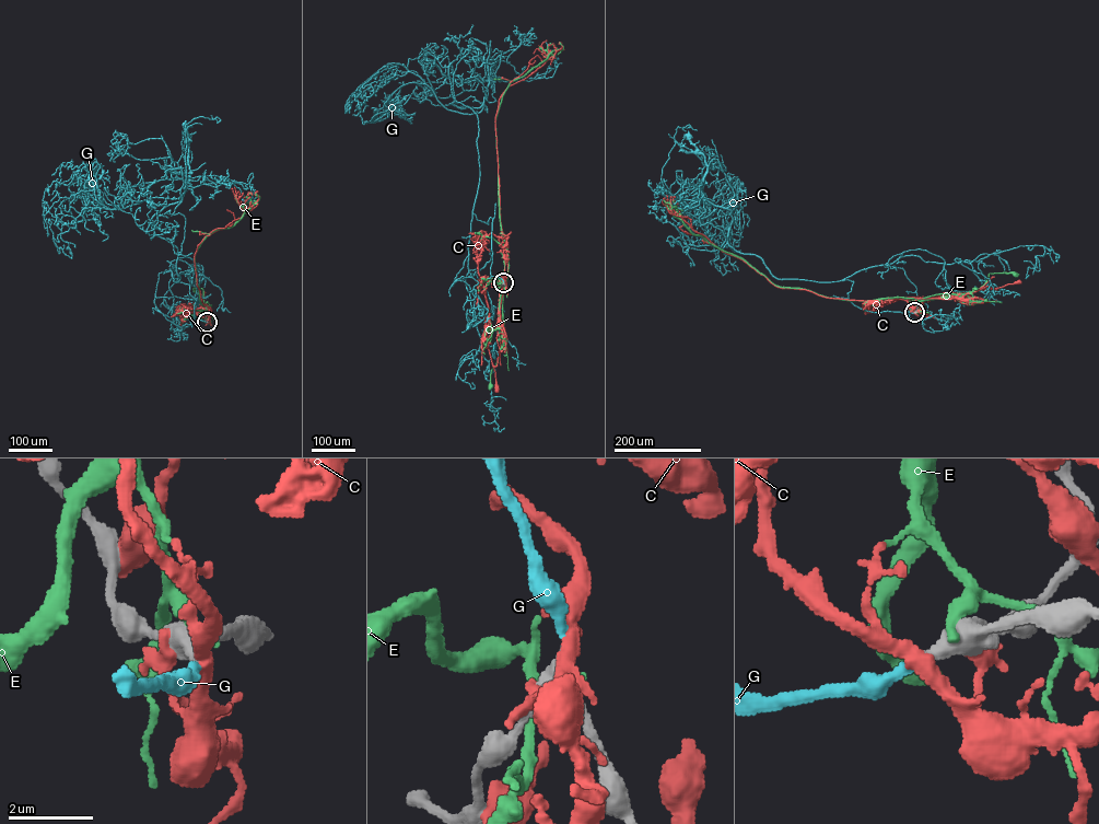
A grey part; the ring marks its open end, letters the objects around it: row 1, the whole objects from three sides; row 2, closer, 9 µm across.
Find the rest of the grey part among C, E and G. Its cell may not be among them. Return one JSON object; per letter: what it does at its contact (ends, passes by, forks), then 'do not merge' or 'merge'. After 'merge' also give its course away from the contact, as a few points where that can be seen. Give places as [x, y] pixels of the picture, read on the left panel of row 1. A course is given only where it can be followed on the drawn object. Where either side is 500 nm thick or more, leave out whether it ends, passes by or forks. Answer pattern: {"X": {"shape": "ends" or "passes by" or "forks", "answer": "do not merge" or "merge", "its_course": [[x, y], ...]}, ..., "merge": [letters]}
{"C": {"shape": "passes by", "answer": "do not merge"}, "E": {"answer": "do not merge"}, "G": {"shape": "ends", "answer": "merge", "its_course": [[207, 322], [194, 320], [189, 285], [174, 281], [180, 278], [177, 248], [150, 222], [185, 190], [185, 126]]}, "merge": ["G"]}

